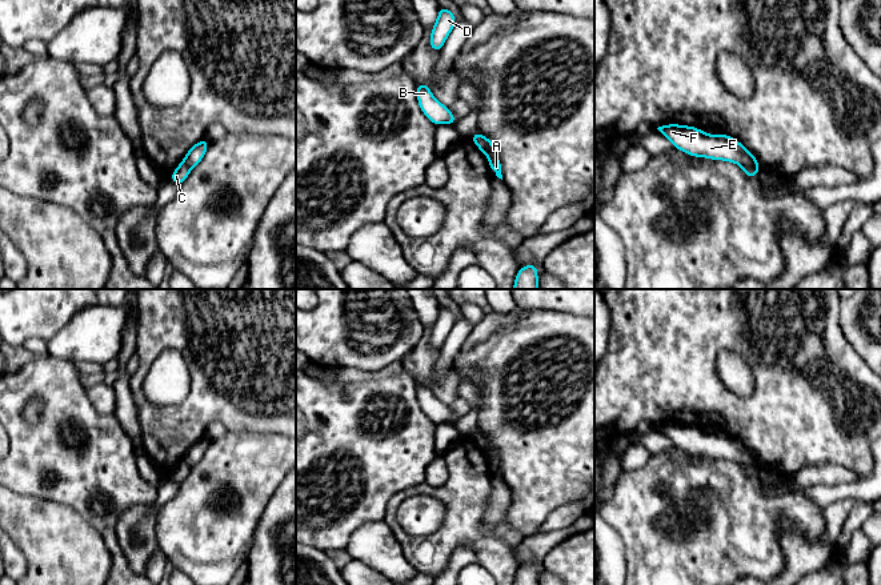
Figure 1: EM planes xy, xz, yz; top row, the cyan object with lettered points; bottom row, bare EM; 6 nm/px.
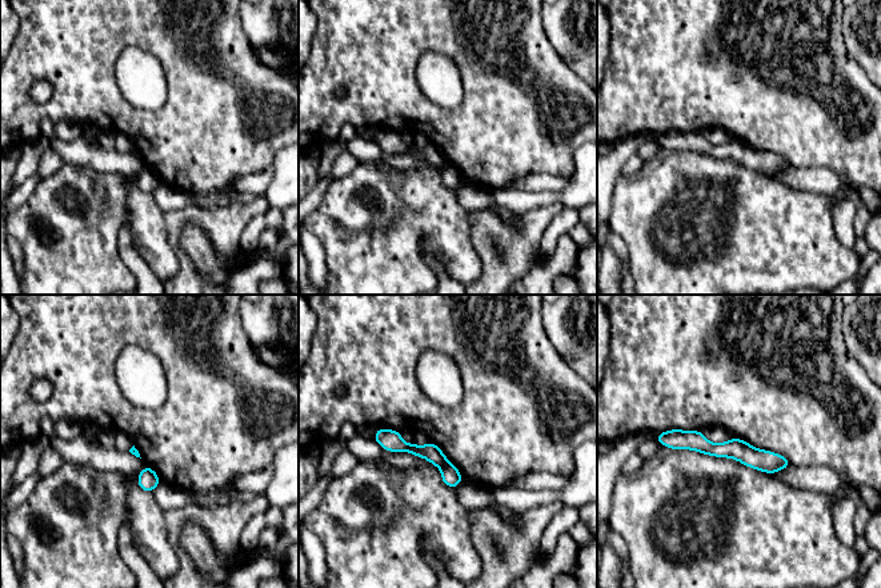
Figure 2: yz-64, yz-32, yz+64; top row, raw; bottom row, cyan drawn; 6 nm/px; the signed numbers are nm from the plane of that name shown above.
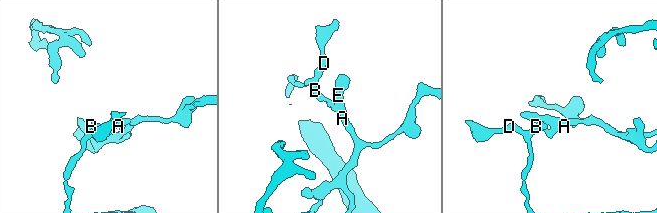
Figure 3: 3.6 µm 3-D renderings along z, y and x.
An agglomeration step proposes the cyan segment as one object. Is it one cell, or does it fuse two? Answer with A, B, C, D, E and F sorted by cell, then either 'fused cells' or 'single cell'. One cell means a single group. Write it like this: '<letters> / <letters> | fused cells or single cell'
A E F / B C D | fused cells

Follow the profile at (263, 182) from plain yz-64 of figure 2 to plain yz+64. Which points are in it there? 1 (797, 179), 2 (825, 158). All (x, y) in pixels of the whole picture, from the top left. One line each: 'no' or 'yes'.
1: yes
2: no

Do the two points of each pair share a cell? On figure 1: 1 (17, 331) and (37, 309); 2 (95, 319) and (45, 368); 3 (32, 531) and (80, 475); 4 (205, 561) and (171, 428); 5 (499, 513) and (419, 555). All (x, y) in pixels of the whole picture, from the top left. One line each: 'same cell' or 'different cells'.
1: same cell
2: different cells
3: different cells
4: different cells
5: different cells

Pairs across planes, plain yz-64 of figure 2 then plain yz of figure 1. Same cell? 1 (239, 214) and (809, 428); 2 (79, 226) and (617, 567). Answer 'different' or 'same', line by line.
1: same
2: different

